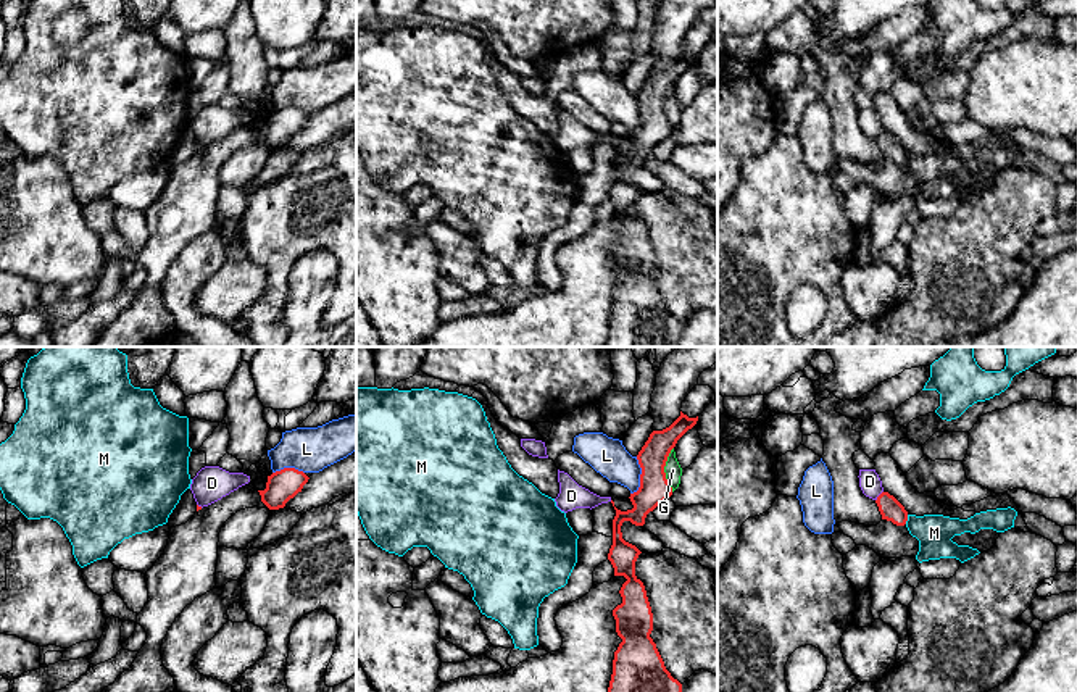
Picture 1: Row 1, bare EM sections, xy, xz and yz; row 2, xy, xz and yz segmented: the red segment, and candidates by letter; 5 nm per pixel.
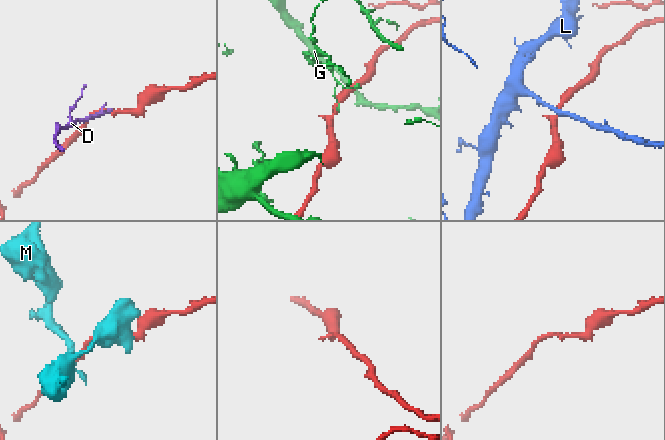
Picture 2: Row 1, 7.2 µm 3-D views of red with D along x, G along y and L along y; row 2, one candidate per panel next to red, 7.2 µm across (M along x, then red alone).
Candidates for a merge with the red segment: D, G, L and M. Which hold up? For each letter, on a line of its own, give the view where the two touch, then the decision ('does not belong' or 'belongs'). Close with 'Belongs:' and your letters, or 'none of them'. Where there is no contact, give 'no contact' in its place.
D: meets red in yz; does not belong
G: meets red in xz; does not belong
L: meets red in xz; does not belong
M: meets red in yz; does not belong
Belongs: none of them

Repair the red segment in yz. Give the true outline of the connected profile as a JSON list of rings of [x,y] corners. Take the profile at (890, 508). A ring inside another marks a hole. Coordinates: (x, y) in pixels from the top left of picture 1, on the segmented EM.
[[[882,492],[875,500],[882,519],[892,521],[896,526],[904,526],[908,521],[908,511],[904,506],[888,492]]]

